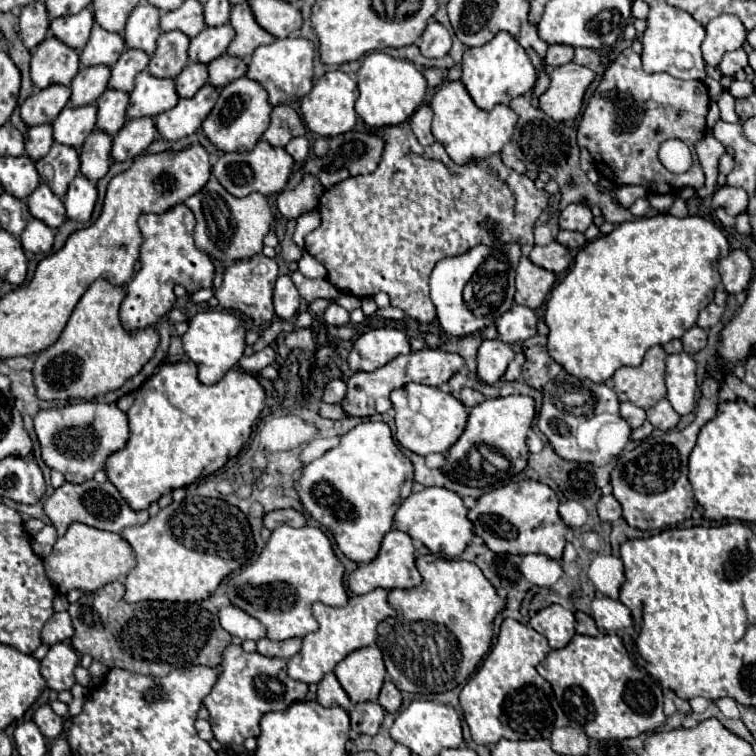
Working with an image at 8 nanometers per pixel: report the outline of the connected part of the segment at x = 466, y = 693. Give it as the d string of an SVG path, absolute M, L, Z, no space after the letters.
M505 618L501 624L501 632L497 638L497 644L491 648L489 656L481 664L481 668L473 674L473 678L463 686L461 690L461 708L465 714L465 720L471 728L471 736L477 744L489 746L497 744L501 738L507 740L535 740L535 738L549 738L553 728L557 728L559 722L567 724L567 718L557 710L557 702L551 690L551 684L539 676L535 670L535 664L539 664L549 654L547 638L535 632L531 626L525 626L513 618Z

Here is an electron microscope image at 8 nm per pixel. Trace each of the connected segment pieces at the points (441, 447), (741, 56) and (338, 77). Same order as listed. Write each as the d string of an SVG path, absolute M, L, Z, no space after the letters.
M411 382L395 392L391 392L391 402L395 408L395 426L397 426L397 442L421 456L431 452L447 452L463 434L467 426L469 412L461 400L455 396L425 384Z
M743 48L727 52L719 64L719 70L723 72L723 76L735 76L739 70L743 70L747 66L747 54Z
M327 72L323 78L319 78L313 84L313 90L301 100L301 118L307 124L307 128L319 136L331 138L331 136L339 136L345 134L349 130L353 130L355 122L357 122L357 114L353 110L353 104L357 100L357 84L345 74L345 72Z

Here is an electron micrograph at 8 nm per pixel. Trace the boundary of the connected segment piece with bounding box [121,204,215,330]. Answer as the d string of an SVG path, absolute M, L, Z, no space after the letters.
M177 204L163 214L141 214L139 228L143 234L141 246L141 270L127 284L127 296L121 304L121 322L127 330L153 326L161 316L165 316L173 304L175 294L173 288L177 284L191 290L213 288L215 266L207 252L199 250L193 240L195 216L185 204Z

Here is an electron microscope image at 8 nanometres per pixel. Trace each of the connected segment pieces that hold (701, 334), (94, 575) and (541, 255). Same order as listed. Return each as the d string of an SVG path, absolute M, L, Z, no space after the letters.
M693 326L683 334L681 342L683 342L683 350L693 356L695 352L699 352L701 348L707 346L707 332L699 326Z
M73 522L69 530L57 538L51 556L47 556L43 562L47 566L47 576L51 578L51 584L59 594L65 594L73 588L93 592L109 582L123 580L135 566L135 552L129 542L117 532L107 532L83 522Z
M551 242L547 246L533 246L529 260L545 270L551 270L555 274L563 274L569 270L573 258L569 254L569 250L565 246L561 246L559 242Z

